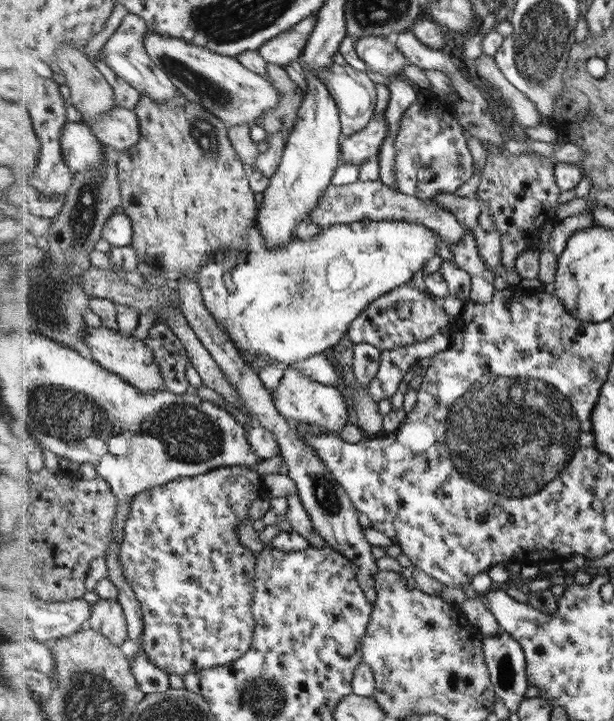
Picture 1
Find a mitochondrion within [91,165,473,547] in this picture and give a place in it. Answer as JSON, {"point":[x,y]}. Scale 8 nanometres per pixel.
{"point":[181,432]}

